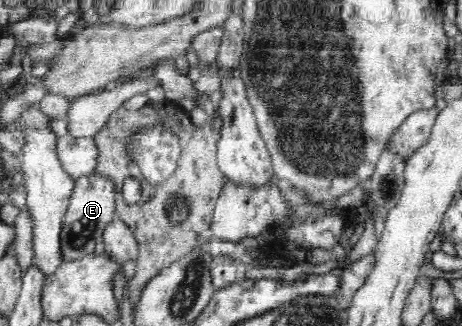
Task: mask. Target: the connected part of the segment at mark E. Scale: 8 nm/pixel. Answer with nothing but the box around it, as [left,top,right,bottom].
[62,174,117,261]

